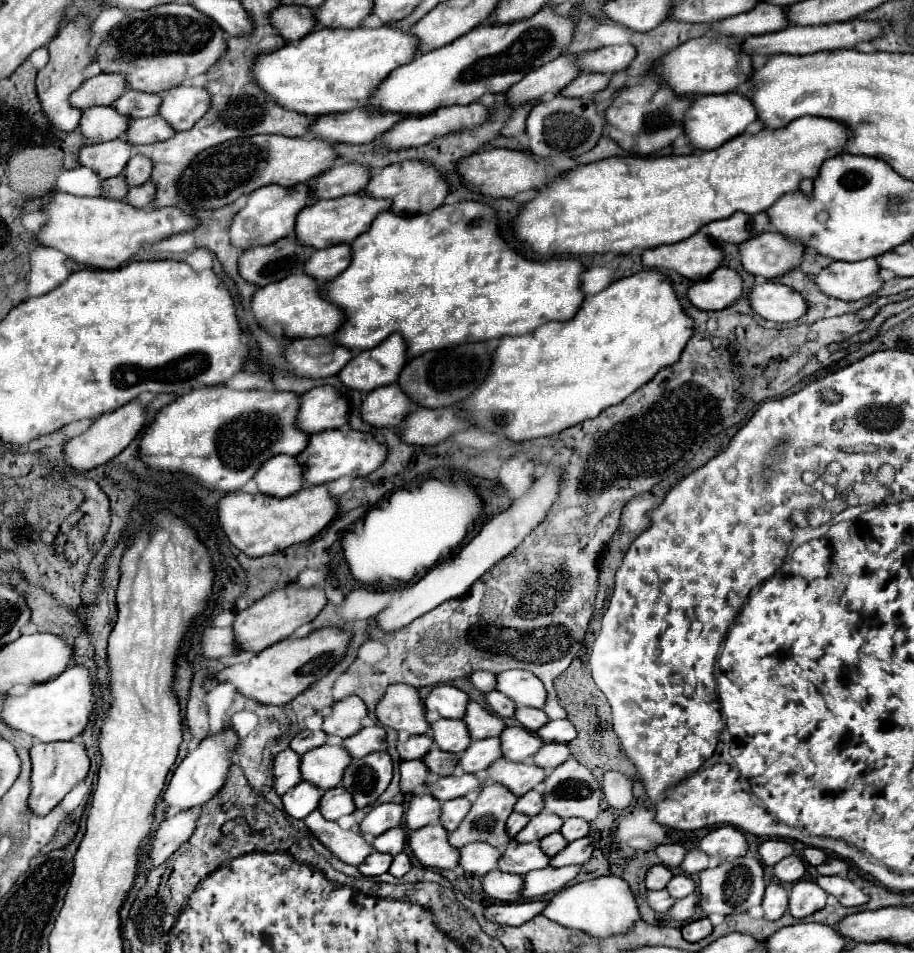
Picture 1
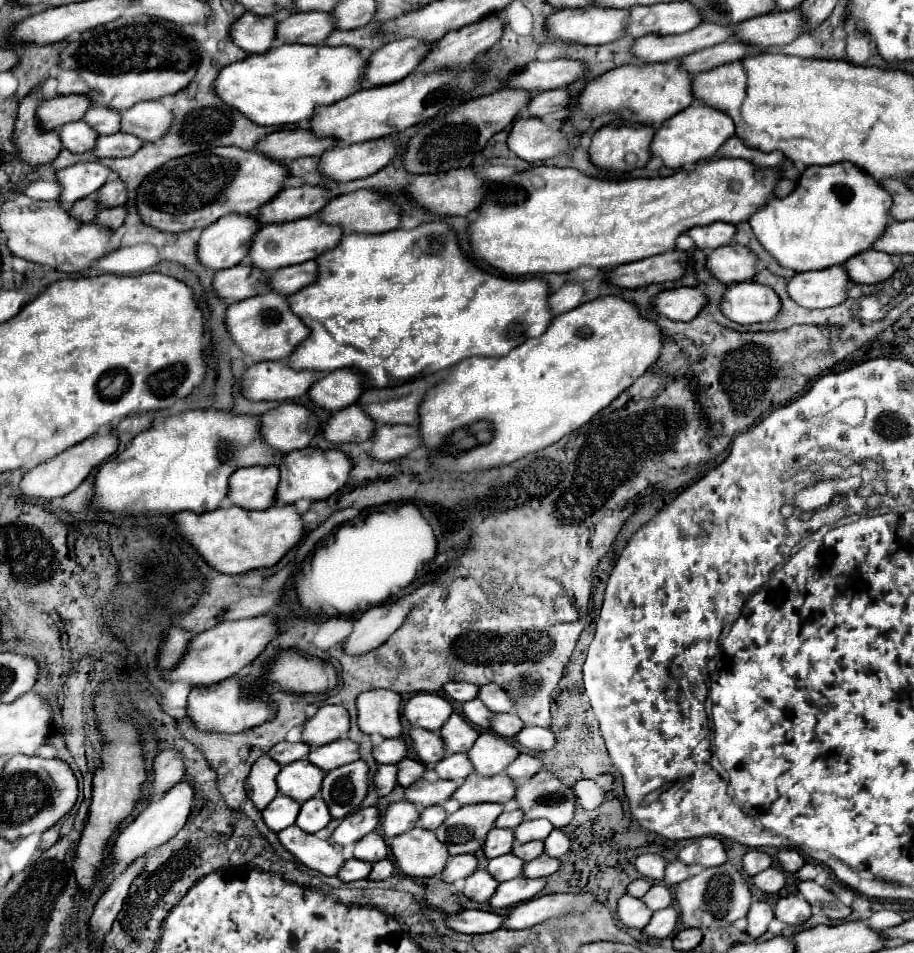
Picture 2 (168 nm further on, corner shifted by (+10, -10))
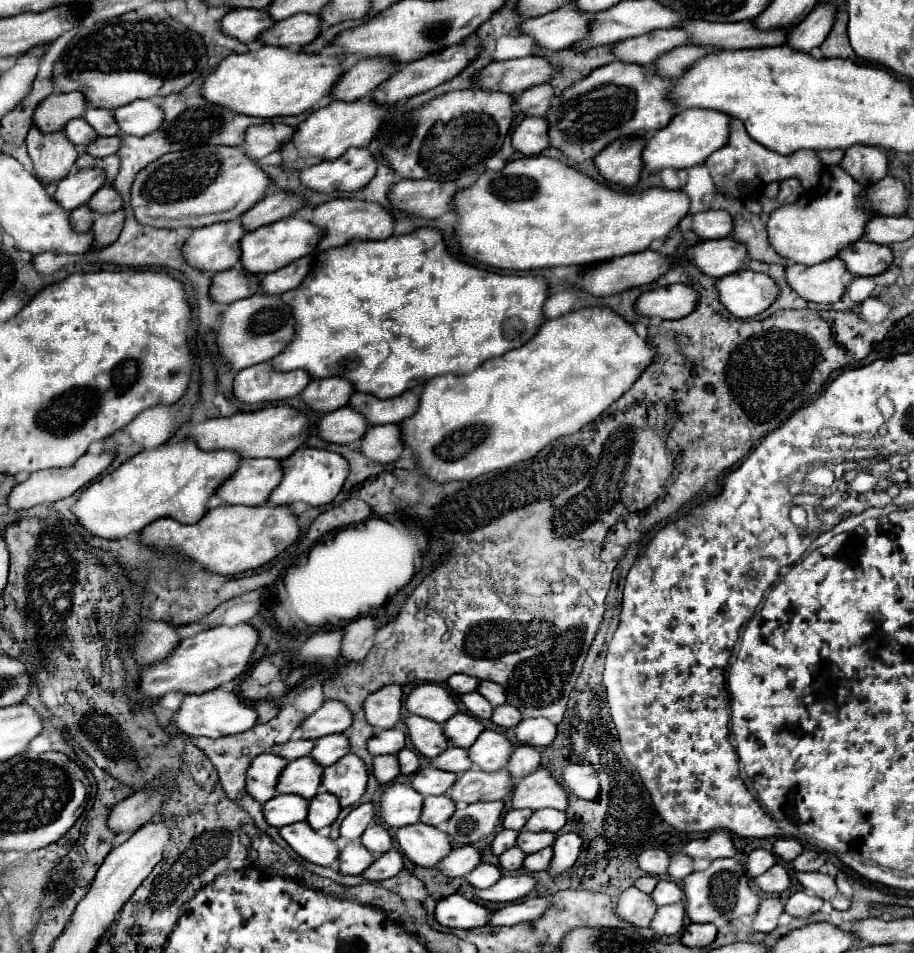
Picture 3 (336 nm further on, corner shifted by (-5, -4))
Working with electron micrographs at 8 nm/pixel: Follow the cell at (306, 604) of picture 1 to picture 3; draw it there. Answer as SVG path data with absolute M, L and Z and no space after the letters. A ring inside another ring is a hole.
M245 622L237 626L207 628L193 638L181 640L181 644L167 660L145 668L145 672L141 672L141 692L151 698L159 698L171 690L183 690L187 694L195 694L227 684L249 668L249 660L257 644L259 644L259 632L255 630L255 626Z

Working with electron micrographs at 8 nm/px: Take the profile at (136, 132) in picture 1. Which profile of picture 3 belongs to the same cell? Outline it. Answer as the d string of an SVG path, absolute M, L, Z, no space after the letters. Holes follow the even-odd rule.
M101 136L99 140L91 142L85 150L91 154L91 156L97 156L97 158L103 158L103 156L109 156L109 154L115 154L119 150L119 144L121 144L121 136Z

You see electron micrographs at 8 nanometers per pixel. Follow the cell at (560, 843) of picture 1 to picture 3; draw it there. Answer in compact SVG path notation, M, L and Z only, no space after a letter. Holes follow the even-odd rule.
M521 832L517 838L517 846L525 852L525 854L533 854L539 852L547 846L553 846L555 842L555 834L553 832Z

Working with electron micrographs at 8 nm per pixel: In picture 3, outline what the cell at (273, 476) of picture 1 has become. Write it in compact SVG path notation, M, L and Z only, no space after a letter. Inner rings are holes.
M243 460L239 470L217 490L227 504L261 506L271 490L283 480L283 468L277 460Z

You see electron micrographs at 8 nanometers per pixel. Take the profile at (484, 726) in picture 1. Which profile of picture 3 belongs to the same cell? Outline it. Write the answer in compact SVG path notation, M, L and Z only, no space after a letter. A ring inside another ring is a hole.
M457 712L453 718L449 718L443 724L443 730L445 730L445 736L453 742L453 746L469 748L479 738L479 734L485 730L485 726L475 716Z

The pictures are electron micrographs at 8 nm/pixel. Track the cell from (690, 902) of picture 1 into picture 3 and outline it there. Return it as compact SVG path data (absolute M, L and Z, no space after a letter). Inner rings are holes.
M677 902L677 904L657 908L651 928L659 936L671 936L683 928L683 920L685 920L685 906L683 906L683 902Z

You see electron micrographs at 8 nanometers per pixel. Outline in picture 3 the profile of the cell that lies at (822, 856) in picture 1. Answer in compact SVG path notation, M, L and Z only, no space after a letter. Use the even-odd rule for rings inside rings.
M777 840L775 846L773 846L773 852L779 858L789 862L789 860L795 860L803 852L803 846L797 840Z

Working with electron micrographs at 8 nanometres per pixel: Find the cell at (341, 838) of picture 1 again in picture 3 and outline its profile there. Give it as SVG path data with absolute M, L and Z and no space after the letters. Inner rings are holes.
M307 822L283 826L279 828L279 834L301 858L319 866L339 866L339 848L335 846L335 842L329 836L317 834Z

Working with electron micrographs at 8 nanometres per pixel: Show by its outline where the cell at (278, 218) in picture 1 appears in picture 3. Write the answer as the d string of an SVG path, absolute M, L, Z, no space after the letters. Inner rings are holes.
M241 220L197 228L183 246L185 260L193 268L213 274L235 268L241 262L241 238L247 232L249 230L243 228Z

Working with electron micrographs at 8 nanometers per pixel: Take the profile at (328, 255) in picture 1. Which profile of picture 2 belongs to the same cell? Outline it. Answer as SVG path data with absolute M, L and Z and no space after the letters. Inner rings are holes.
M308 260L308 262L302 262L302 264L294 264L294 266L276 270L270 276L268 284L270 284L272 290L276 290L284 296L290 296L296 290L302 290L304 286L314 282L316 276L318 276L318 266L316 266L314 260Z

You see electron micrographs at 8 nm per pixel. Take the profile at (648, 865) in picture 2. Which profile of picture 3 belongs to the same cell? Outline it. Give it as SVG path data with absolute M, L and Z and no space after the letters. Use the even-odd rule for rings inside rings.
M651 848L651 850L641 852L639 858L637 858L637 862L639 862L639 868L641 868L645 874L665 876L665 874L667 874L667 864L671 862L671 856L669 856L665 850Z

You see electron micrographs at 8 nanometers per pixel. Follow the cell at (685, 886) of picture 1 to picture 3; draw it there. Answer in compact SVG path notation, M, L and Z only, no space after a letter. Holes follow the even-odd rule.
M659 880L659 884L651 892L651 898L655 900L657 906L667 906L679 902L683 898L683 890L671 880Z

